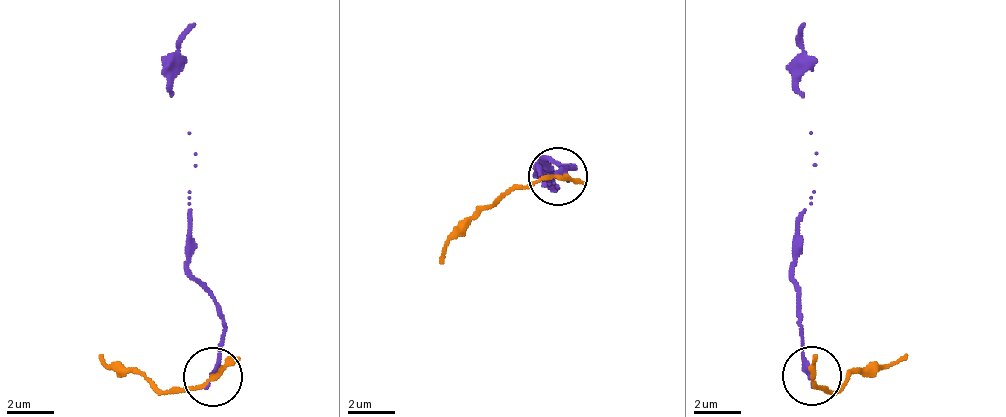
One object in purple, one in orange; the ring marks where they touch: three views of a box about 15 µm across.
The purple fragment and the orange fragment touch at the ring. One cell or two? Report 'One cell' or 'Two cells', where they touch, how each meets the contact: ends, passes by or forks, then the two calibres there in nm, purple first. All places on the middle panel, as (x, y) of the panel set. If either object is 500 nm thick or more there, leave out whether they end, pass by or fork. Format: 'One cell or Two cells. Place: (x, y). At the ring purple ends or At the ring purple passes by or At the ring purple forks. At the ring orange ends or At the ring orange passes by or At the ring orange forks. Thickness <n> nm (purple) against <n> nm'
Two cells. Place: (558, 176). At the ring purple ends. At the ring orange passes by. Thickness 200 nm (purple) against 180 nm

